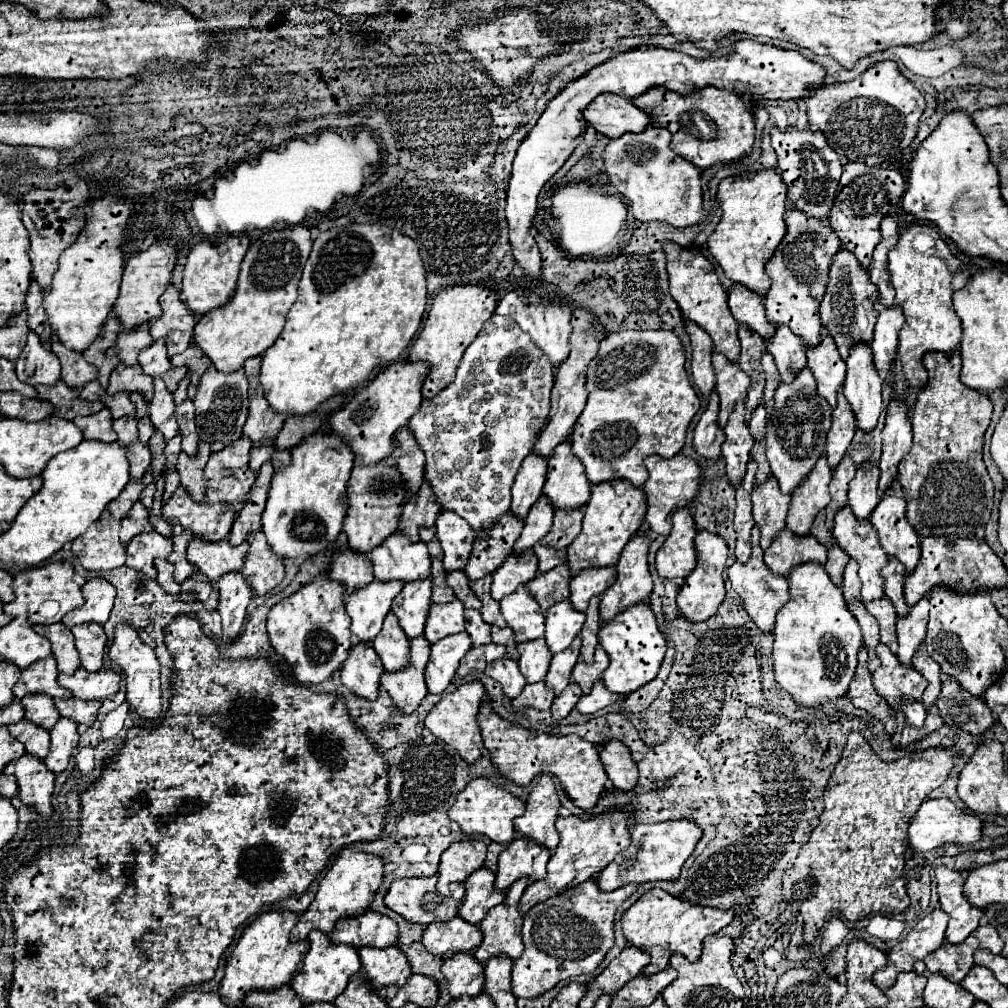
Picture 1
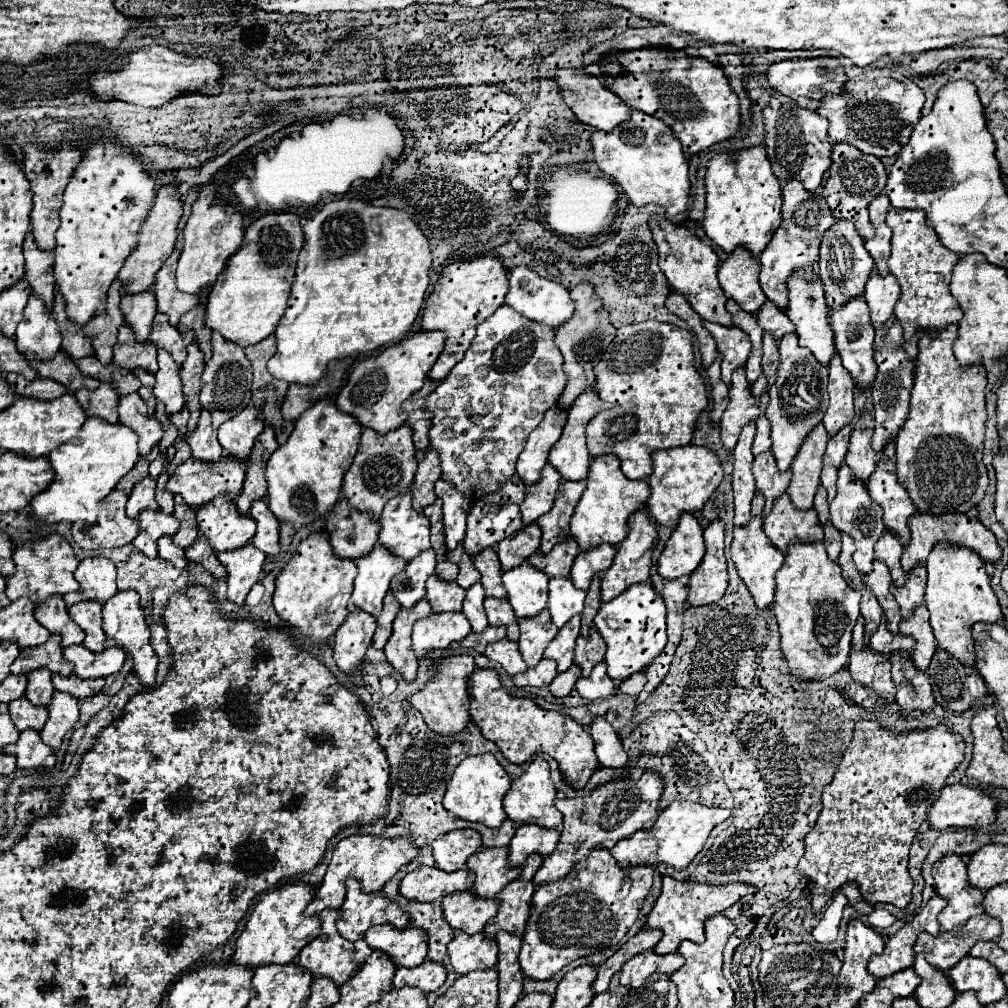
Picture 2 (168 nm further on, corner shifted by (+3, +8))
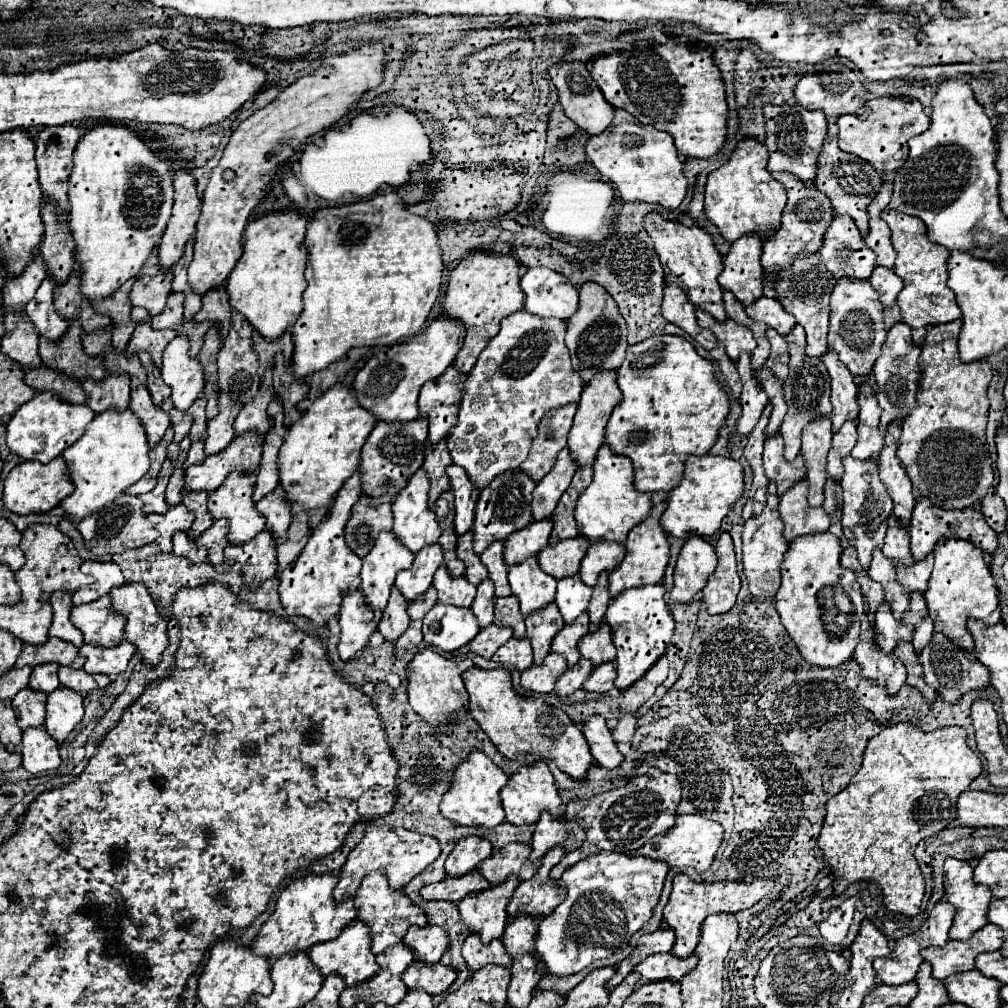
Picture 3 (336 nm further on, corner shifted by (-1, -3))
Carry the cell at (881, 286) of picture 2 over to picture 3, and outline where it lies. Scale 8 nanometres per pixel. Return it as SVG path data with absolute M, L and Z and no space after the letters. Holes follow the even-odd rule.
M875 266L873 274L869 276L869 282L881 294L883 306L893 306L897 300L897 294L903 288L903 280L891 268L883 268L883 266Z

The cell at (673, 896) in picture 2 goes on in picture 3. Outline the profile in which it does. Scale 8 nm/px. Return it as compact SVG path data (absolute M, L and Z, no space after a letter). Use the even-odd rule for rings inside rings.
M677 874L673 878L673 890L671 890L669 902L665 904L665 910L663 910L663 924L669 926L671 930L675 930L675 934L677 934L677 940L675 940L675 946L671 952L679 958L691 956L699 942L699 928L707 916L719 914L719 912L735 914L739 910L751 908L755 902L765 898L771 890L773 890L773 880L753 880L751 884L747 884L747 882L705 884L705 882L693 882L687 874Z

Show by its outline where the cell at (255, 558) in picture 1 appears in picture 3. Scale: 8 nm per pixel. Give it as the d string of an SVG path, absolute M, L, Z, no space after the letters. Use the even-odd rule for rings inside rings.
M277 486L269 496L263 496L257 502L257 510L267 518L267 528L275 538L287 534L293 512L291 506L285 504L285 490L281 486Z

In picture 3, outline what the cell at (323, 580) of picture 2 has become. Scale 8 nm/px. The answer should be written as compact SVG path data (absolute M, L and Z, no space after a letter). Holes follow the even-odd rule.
M357 470L337 492L329 514L319 522L319 526L313 530L309 542L305 544L303 552L295 562L291 562L281 574L279 574L279 596L283 602L285 612L307 616L313 624L327 624L333 616L339 614L341 600L347 592L353 592L359 588L359 570L361 570L361 558L353 554L343 538L343 528L351 516L351 506L359 500L363 494L361 488L361 470Z

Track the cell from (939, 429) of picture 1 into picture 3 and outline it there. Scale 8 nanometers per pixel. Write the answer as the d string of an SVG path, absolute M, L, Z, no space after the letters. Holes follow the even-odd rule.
M953 320L949 324L939 324L933 328L927 328L927 338L921 348L921 380L917 388L917 404L909 412L909 416L903 420L903 432L899 438L899 450L897 456L901 458L913 486L921 496L927 496L935 506L947 508L947 510L963 510L967 506L977 504L983 500L983 496L989 492L993 484L993 466L989 448L985 442L985 426L987 426L987 412L989 412L989 400L987 400L987 386L991 382L993 370L987 360L975 360L971 364L965 364L959 360L957 350L957 336L961 332L961 320Z

